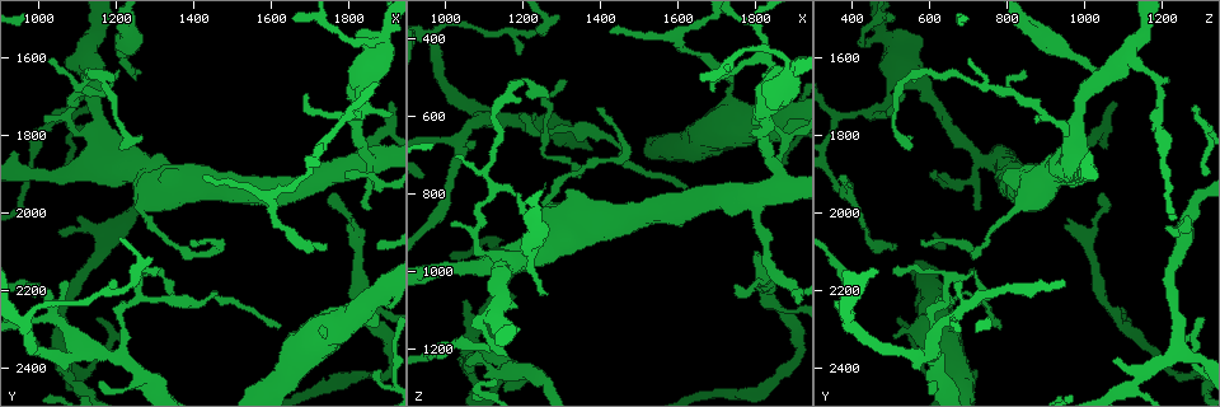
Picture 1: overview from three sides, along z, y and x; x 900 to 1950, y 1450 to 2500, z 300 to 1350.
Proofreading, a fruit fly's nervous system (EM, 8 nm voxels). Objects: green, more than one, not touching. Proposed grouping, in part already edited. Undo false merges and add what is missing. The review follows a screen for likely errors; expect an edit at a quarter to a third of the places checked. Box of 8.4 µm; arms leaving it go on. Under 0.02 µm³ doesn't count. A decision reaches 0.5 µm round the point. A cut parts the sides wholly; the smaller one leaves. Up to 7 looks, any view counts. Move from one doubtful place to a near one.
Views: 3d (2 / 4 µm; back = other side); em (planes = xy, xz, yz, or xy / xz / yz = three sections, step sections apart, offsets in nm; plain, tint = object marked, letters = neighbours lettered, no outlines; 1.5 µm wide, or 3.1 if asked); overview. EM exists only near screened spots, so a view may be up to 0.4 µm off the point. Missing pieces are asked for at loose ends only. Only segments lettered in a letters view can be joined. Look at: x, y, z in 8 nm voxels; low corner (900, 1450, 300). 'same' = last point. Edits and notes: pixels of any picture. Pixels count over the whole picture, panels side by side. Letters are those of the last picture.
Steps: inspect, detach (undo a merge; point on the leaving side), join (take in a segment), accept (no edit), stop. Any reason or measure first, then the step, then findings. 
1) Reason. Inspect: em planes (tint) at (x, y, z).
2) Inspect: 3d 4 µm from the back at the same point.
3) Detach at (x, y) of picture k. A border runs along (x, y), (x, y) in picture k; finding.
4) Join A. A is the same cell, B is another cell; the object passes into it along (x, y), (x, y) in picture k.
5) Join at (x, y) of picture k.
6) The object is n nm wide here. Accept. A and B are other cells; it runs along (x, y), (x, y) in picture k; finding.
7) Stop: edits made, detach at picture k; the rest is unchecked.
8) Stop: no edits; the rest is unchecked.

Free end. Inspect: em planes (letters) at (1050, 2050, 1250).

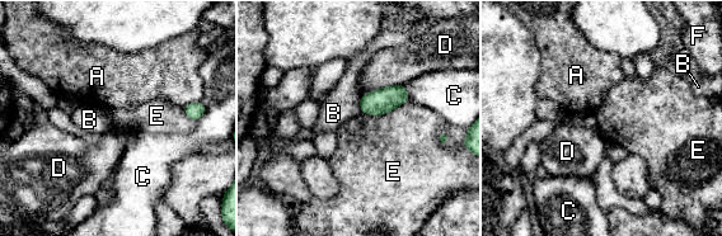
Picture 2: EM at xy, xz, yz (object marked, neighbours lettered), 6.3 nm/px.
Accept. A, B, C, D, E and F are other cells; a border runs along (404, 102), (385, 113), (361, 113) in picture 2; no lettered segment goes on from it.

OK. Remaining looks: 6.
Branch stops here. Inspect: em xz step 4 (letters) at (1025, 1595, 705).

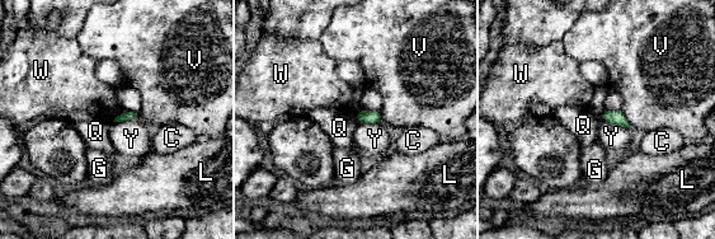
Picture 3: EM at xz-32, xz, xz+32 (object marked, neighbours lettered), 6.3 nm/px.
Another direction. Inspect: em xy step 4 (letters) at the same point.

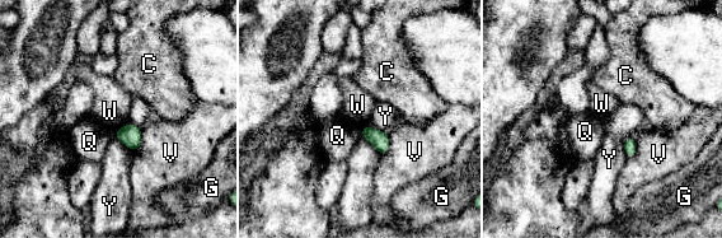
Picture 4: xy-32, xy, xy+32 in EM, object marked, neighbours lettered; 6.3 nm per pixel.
Accept. C, G, Q, V, W and Y are other cells; a border runs along (127, 122), (115, 132) in picture 4; no lettered segment goes on from it.

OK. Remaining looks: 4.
Branch stops here. Inspect: em xy step 4 (letters) at (1080, 2180, 670).

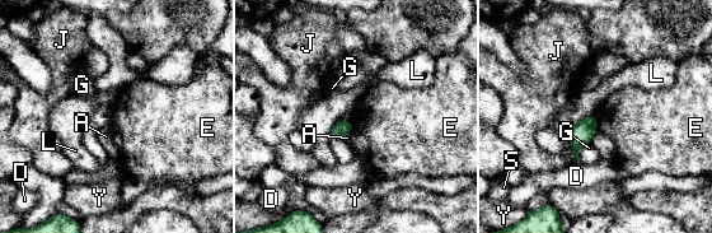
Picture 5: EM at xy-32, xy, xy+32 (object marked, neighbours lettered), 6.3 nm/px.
Inspect: em xz step 4 (letters) at the same point.

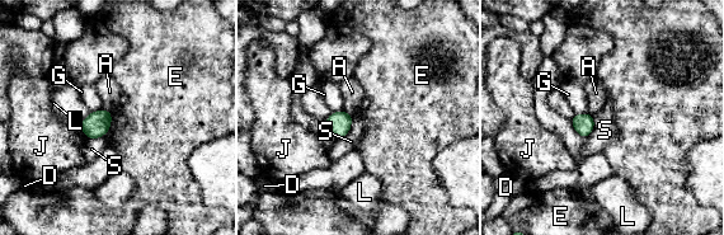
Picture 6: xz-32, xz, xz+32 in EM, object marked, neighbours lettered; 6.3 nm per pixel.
Accept. A, D, E, G, J, L and S are other cells; a border runs along (111, 112), (112, 116) in picture 6; no lettered segment goes on from it.

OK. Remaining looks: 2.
Stop: no edits; the rest is unchecked.

